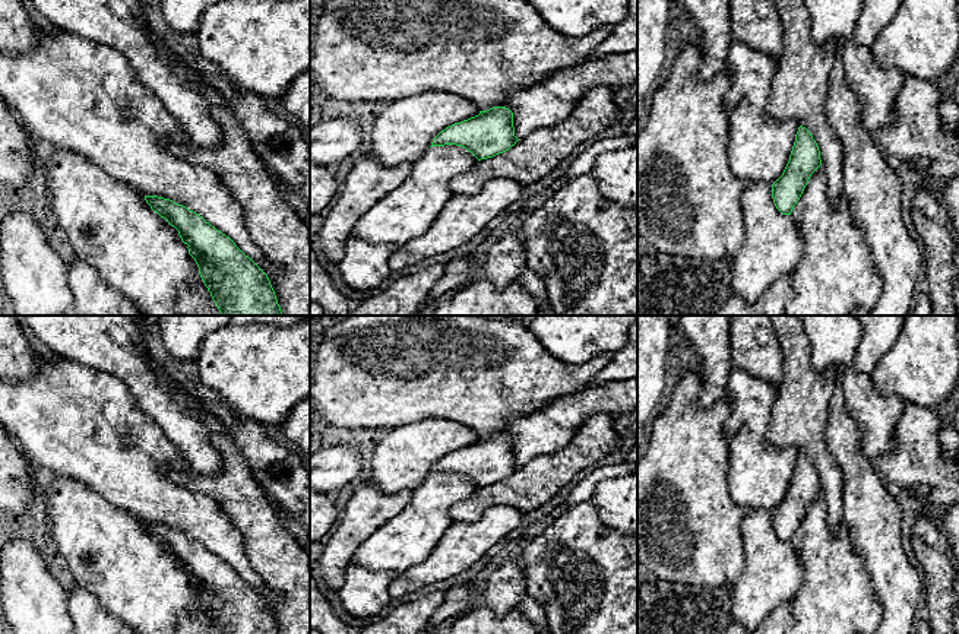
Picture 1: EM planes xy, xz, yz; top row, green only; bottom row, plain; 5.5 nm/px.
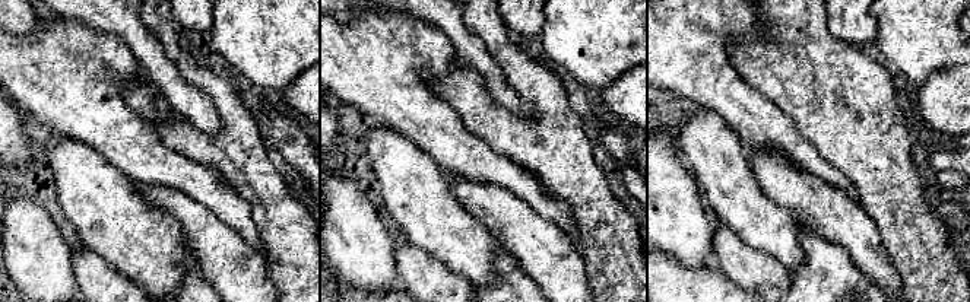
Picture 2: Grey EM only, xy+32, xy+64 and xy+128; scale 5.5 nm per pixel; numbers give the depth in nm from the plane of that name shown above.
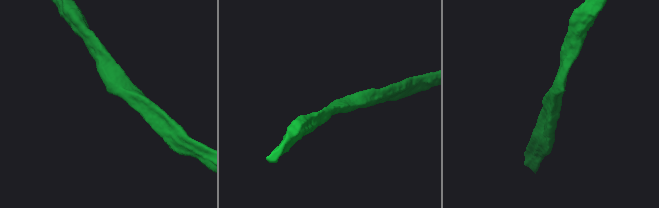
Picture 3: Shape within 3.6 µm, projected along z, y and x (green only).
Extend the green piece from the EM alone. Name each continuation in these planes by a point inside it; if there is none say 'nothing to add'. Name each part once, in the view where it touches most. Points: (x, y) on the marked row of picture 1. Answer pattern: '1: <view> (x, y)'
1: xy (138, 253)

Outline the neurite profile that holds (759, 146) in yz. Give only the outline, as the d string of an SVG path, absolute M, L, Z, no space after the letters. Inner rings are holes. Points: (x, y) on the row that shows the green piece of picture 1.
M734 39L725 67L732 75L725 95L731 172L738 180L773 184L789 161L800 127L794 120L775 120L766 110L776 61Z

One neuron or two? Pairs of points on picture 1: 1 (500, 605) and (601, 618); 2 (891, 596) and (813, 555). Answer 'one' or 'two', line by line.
1: two
2: two

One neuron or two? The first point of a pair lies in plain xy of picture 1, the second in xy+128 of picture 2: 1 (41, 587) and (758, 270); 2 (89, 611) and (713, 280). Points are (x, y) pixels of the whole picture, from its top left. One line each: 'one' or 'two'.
1: two
2: two

